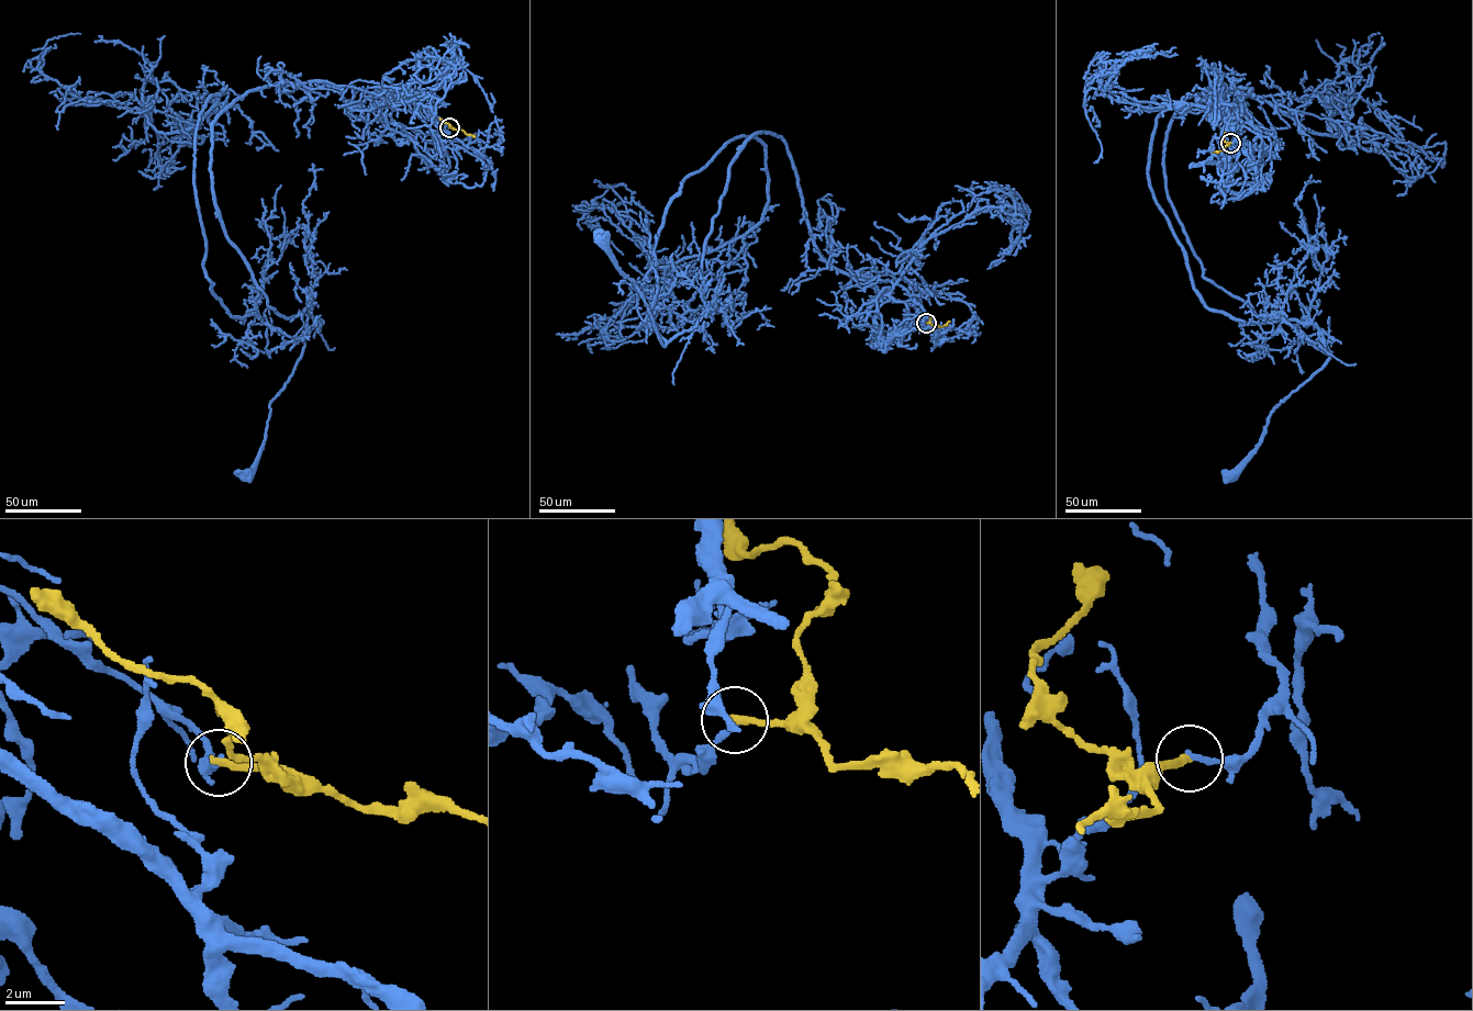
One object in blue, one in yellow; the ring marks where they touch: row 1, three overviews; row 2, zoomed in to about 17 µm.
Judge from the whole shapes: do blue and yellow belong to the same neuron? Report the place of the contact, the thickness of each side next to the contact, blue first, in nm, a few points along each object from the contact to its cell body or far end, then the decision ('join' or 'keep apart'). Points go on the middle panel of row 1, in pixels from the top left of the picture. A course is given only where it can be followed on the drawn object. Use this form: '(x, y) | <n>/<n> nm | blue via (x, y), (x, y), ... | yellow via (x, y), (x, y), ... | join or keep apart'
(926, 323) | 200/260 nm | blue via (926, 323), (903, 288), (877, 293), (821, 254), (769, 132), (728, 167), (693, 327), (664, 346), (603, 242) | yellow via (926, 323), (940, 327), (949, 321) | keep apart

